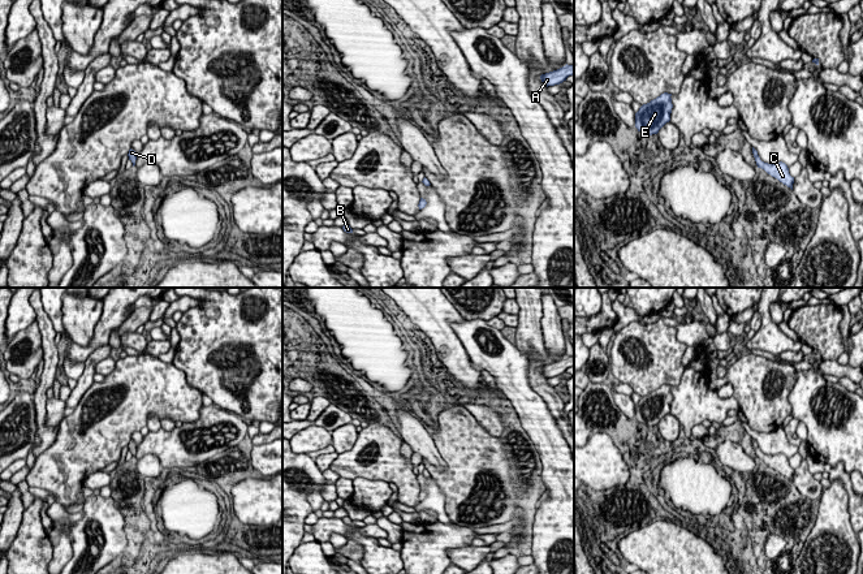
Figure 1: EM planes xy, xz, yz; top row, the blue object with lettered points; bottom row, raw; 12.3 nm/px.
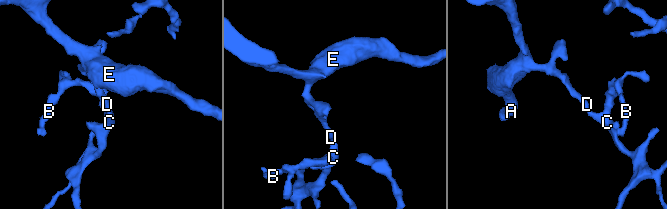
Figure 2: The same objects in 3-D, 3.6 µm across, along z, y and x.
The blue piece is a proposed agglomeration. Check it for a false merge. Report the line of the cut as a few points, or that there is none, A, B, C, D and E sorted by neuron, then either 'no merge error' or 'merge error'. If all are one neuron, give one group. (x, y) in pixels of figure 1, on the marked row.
cut none; groups A B C D E; no merge error

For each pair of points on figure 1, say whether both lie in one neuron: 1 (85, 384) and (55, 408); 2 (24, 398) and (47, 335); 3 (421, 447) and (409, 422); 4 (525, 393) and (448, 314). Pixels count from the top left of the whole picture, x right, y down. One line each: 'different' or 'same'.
1: different
2: different
3: same
4: different

